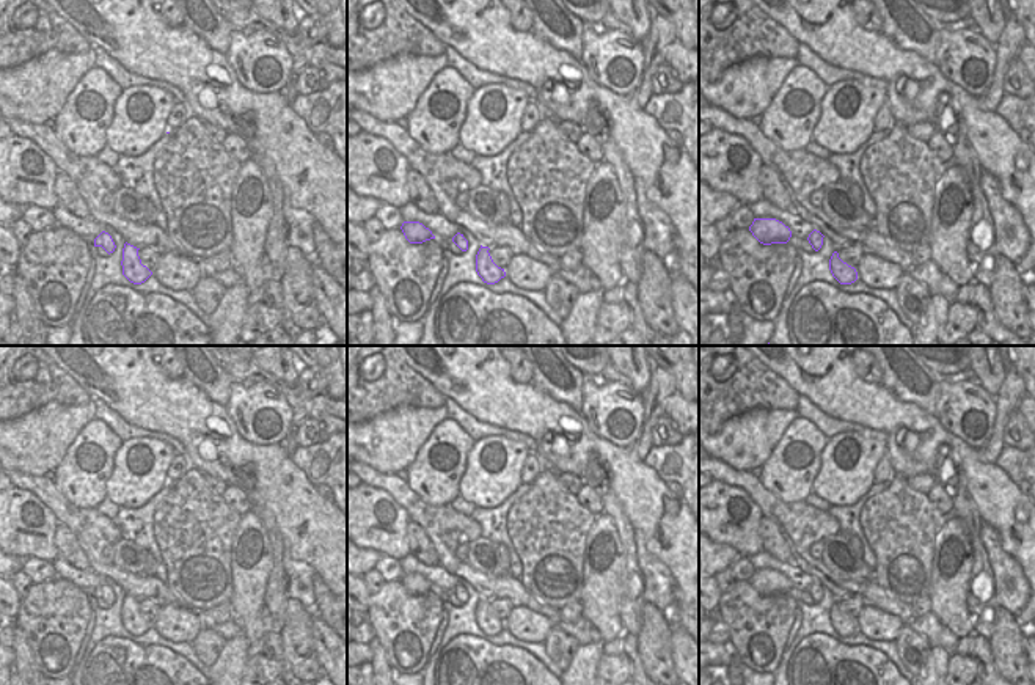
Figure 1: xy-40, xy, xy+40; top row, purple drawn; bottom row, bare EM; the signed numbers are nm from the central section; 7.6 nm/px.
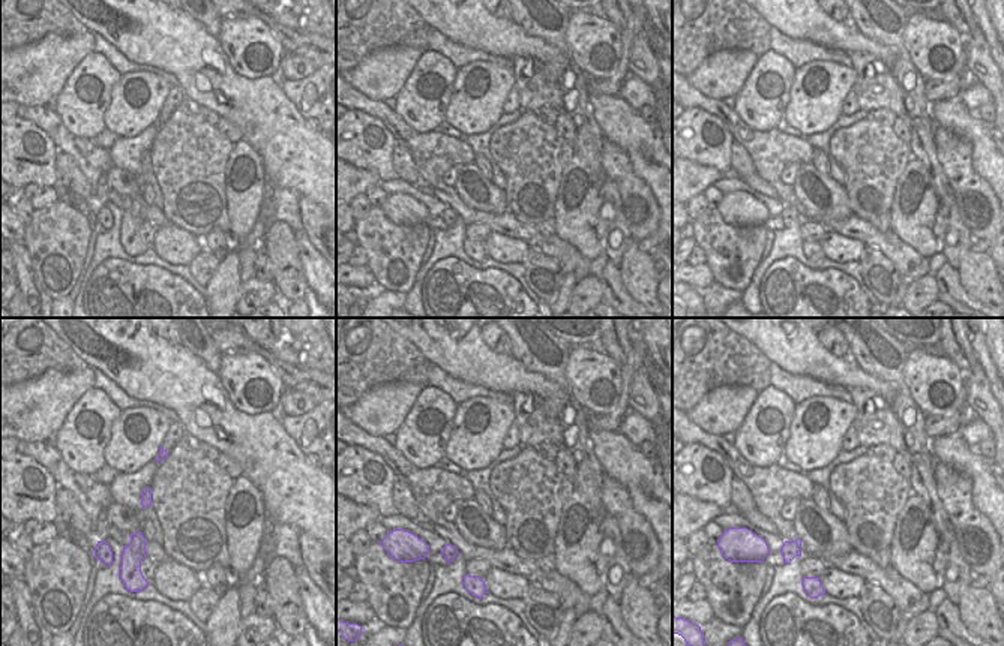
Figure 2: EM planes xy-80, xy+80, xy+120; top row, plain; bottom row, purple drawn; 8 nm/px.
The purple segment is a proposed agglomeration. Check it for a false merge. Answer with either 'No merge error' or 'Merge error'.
No merge error

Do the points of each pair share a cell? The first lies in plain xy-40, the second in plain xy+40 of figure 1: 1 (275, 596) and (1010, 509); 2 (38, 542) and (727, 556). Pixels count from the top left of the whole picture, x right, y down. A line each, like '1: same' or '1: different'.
1: different
2: different

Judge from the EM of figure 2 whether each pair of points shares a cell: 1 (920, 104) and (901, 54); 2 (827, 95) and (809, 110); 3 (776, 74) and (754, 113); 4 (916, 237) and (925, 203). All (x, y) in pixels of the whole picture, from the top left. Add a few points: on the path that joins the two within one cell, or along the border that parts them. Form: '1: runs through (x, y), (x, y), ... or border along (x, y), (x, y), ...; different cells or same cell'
1: runs through (914, 92), (902, 66); same cell
2: runs through (823, 96), (814, 105); same cell
3: runs through (769, 83), (760, 104); same cell
4: runs through (916, 228), (916, 212); same cell

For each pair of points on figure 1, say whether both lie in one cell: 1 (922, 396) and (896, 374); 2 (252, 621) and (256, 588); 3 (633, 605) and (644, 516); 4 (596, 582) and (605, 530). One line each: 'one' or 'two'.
1: one
2: one
3: two
4: one

